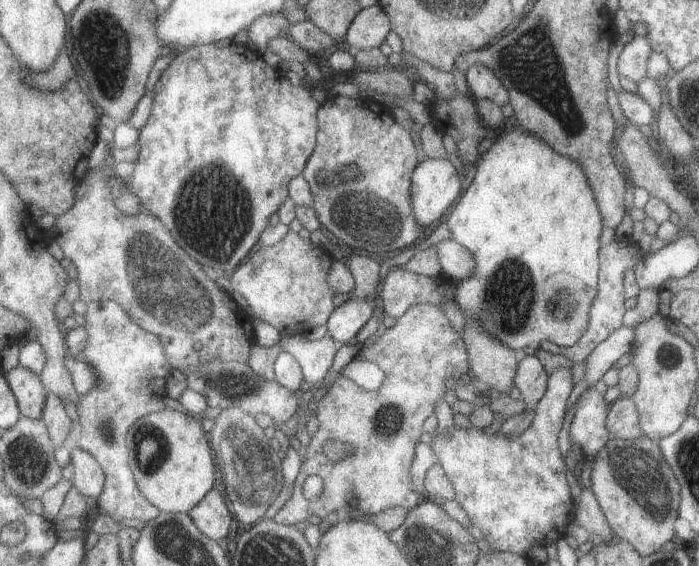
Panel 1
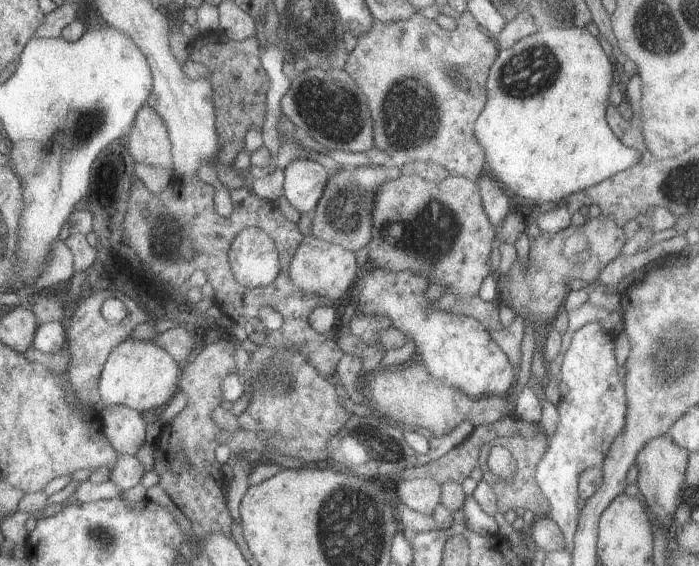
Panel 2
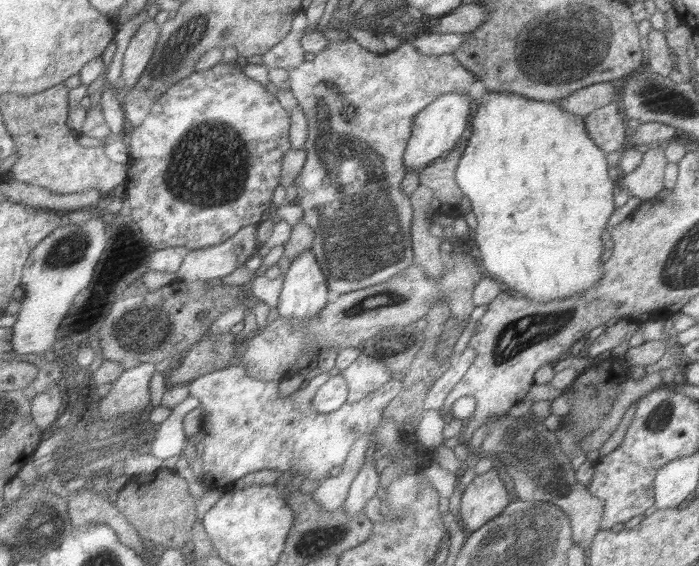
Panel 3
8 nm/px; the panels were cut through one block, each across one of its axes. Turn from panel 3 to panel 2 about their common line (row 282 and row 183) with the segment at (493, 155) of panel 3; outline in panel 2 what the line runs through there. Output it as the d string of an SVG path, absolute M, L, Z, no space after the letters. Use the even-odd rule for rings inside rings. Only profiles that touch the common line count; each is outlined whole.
M539 28L535 34L501 50L489 76L489 106L477 122L477 136L485 146L491 176L503 184L505 192L509 190L537 204L555 204L637 164L639 152L621 144L605 124L611 86L609 58L587 28Z

